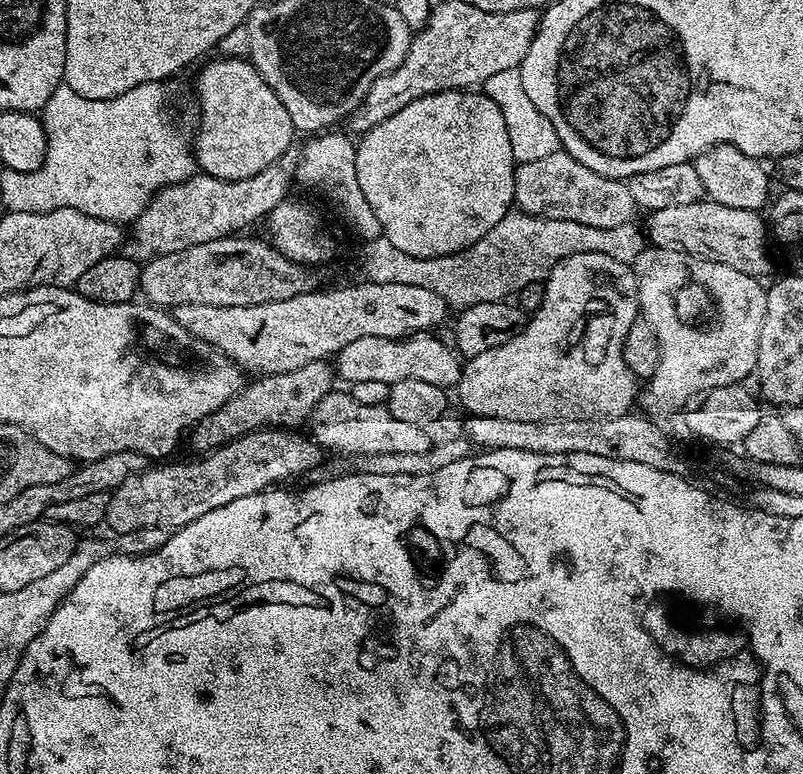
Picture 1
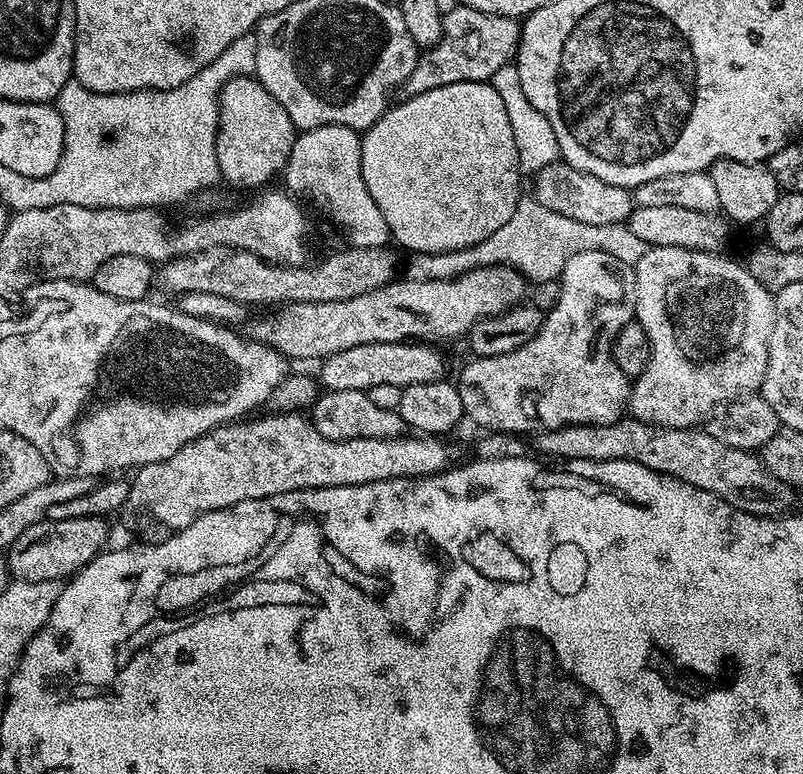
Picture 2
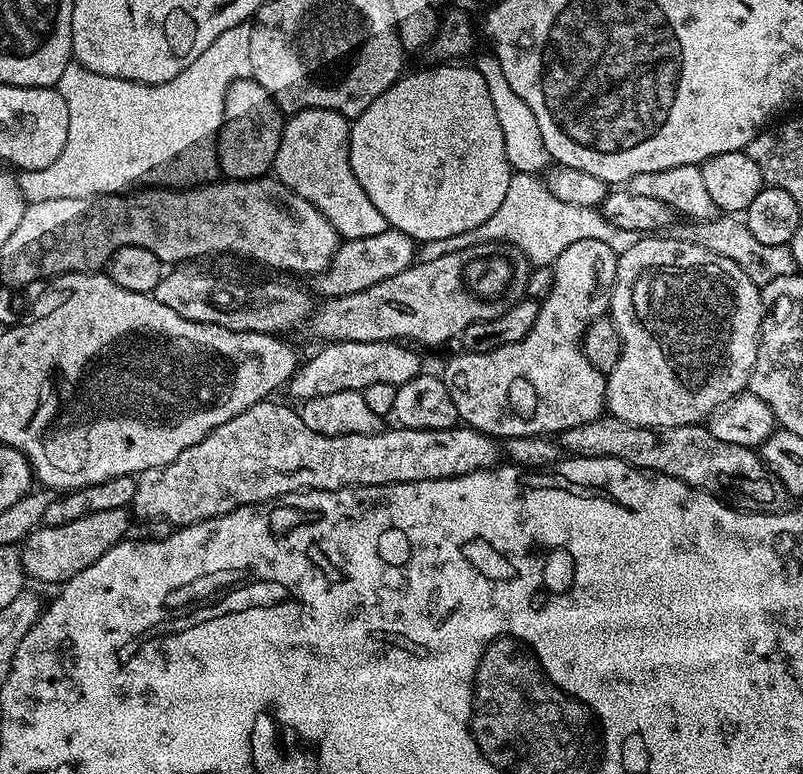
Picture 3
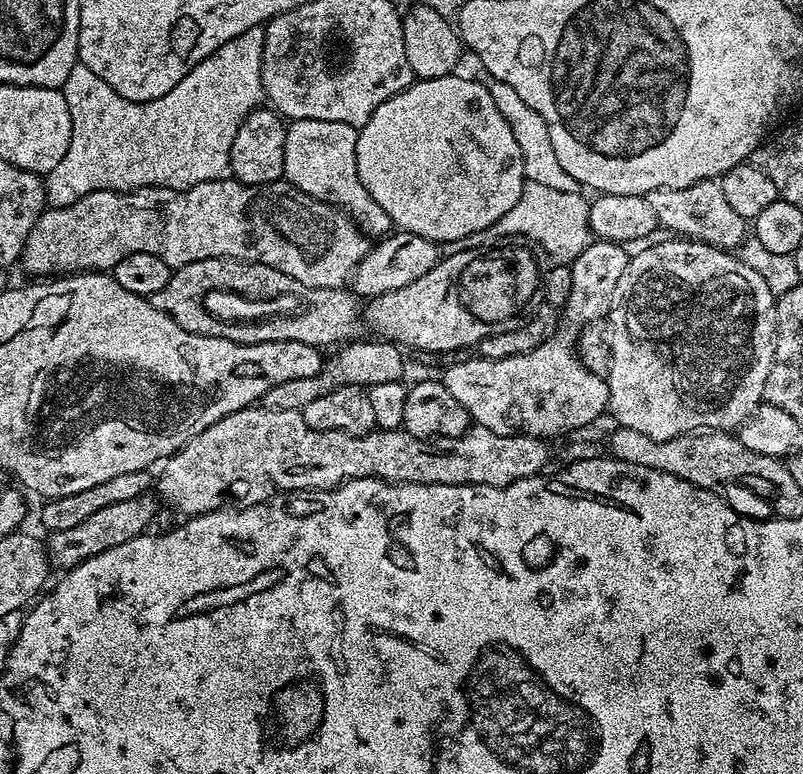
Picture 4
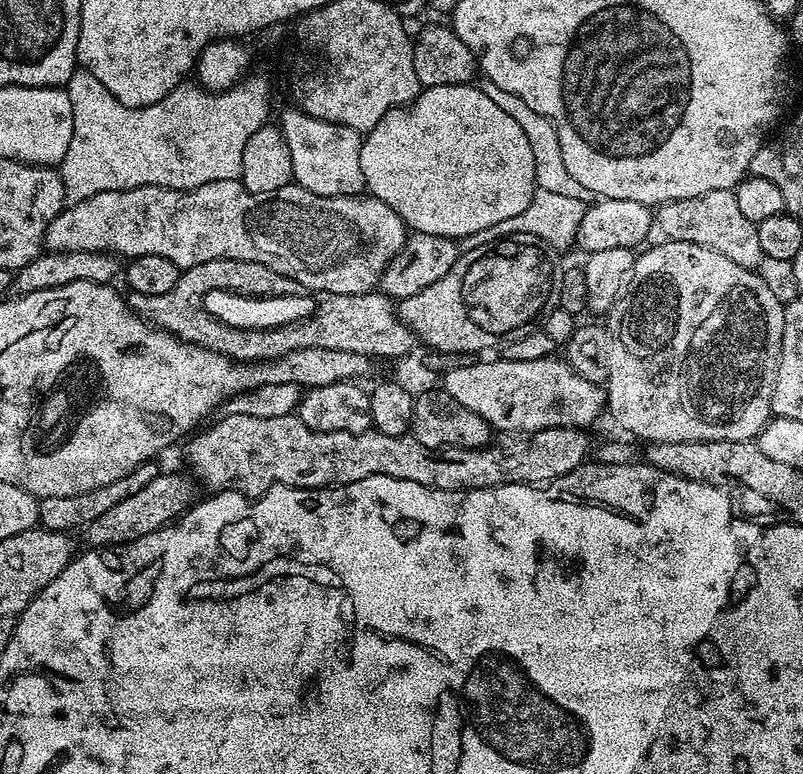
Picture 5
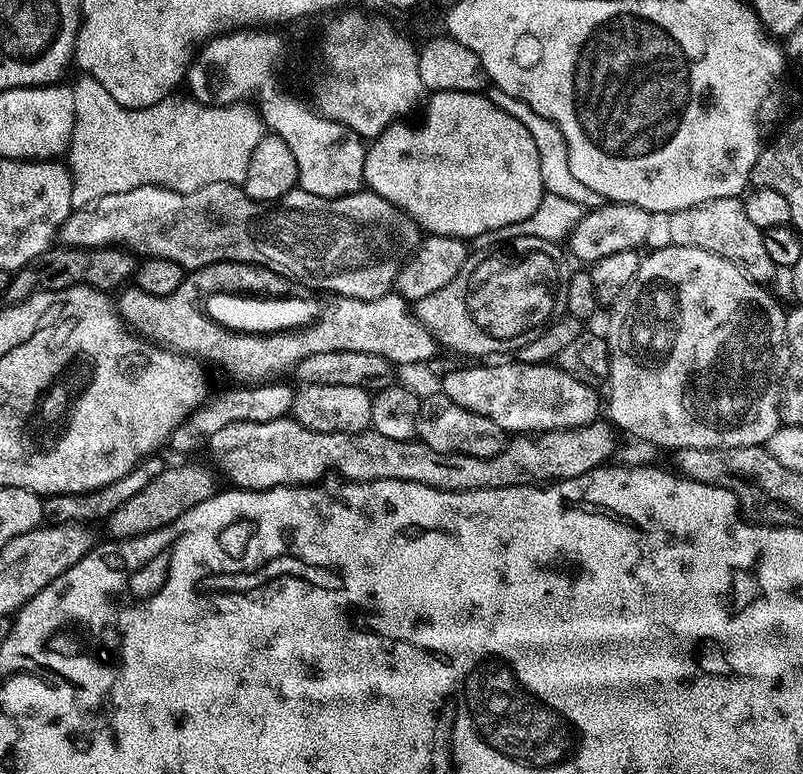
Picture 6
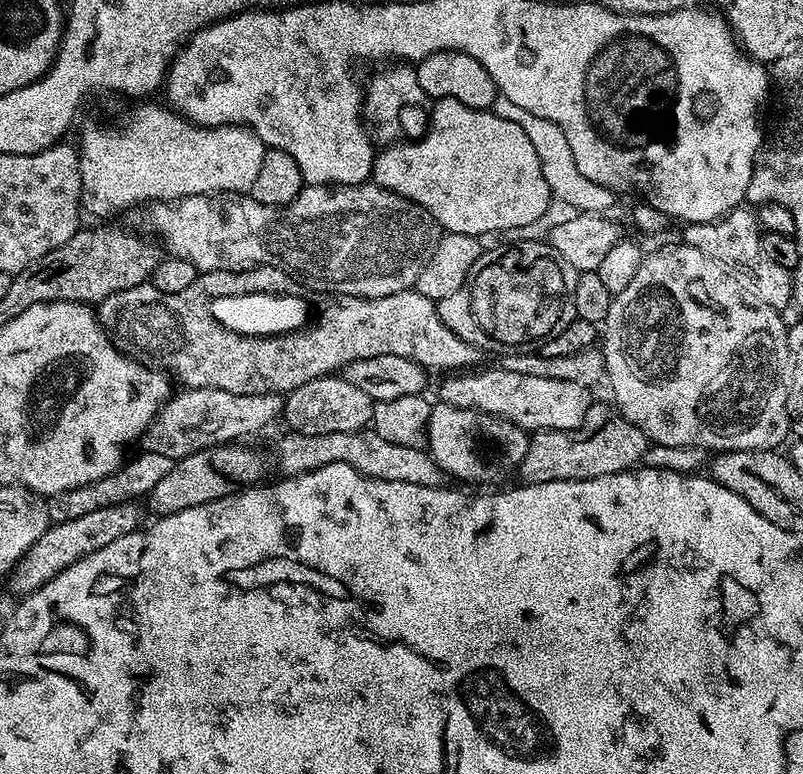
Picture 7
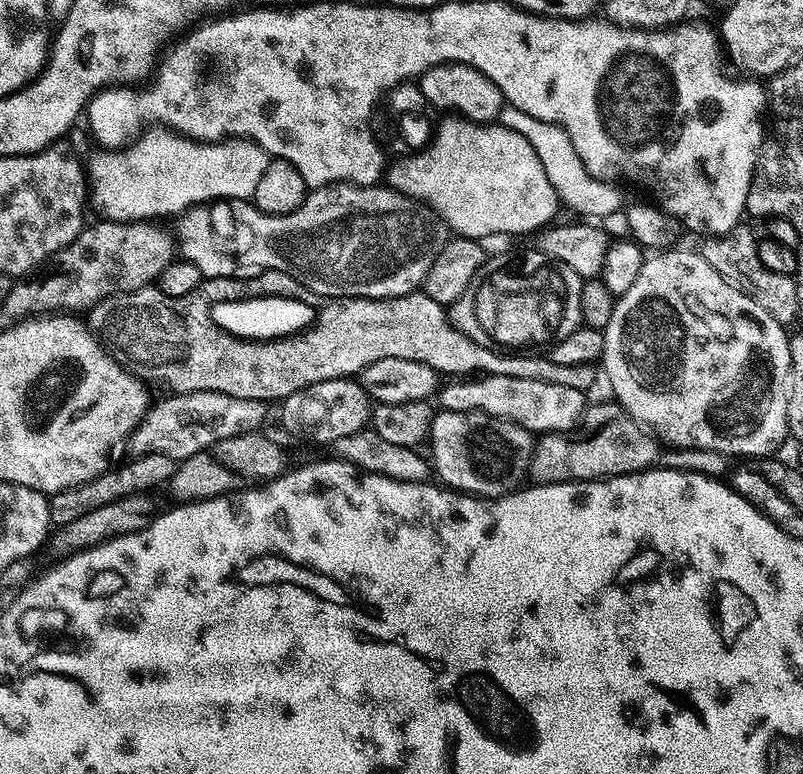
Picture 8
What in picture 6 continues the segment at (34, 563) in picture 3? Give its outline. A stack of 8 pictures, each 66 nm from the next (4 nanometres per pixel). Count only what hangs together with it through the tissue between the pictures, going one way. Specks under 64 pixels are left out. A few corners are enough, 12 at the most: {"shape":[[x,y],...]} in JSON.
{"shape":[[204,464],[165,466],[106,524],[117,541],[174,522],[218,491]]}

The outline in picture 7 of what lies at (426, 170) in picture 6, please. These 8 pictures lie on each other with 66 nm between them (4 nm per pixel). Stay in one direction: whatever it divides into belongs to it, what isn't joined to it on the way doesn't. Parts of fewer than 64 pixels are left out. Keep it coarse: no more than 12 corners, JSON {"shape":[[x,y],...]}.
{"shape":[[454,98],[371,179],[445,233],[527,226],[554,197],[526,130]]}

